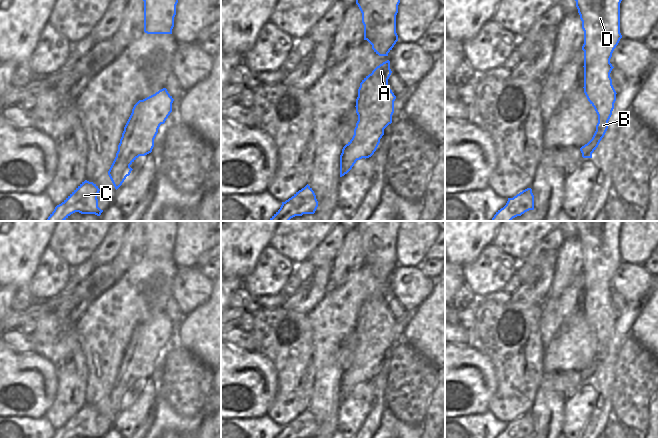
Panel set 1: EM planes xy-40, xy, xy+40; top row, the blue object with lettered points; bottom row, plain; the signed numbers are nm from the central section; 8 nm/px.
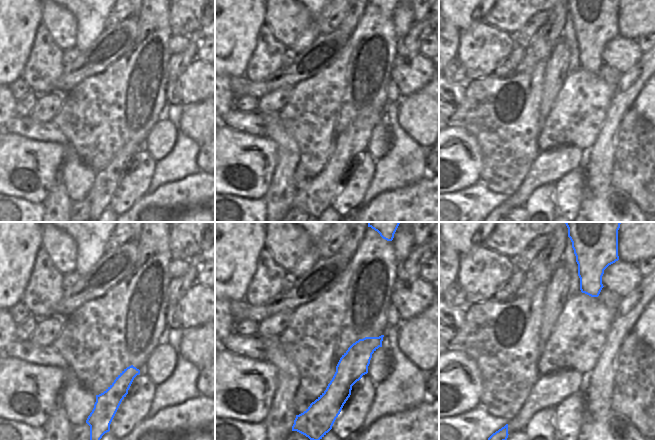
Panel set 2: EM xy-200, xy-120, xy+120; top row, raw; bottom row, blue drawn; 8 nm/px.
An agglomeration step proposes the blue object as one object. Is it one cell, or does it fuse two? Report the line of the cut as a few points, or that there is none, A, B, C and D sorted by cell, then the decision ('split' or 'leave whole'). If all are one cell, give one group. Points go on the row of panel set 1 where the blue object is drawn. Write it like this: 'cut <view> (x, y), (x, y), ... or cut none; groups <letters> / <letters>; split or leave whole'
cut none; groups A B C D; leave whole

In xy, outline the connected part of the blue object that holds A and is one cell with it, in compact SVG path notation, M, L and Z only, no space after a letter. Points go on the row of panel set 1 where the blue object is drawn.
M387 60L360 83L355 106L358 121L352 139L340 155L340 177L347 174L357 160L374 154L384 129L392 123L396 96L388 85L391 73Z

